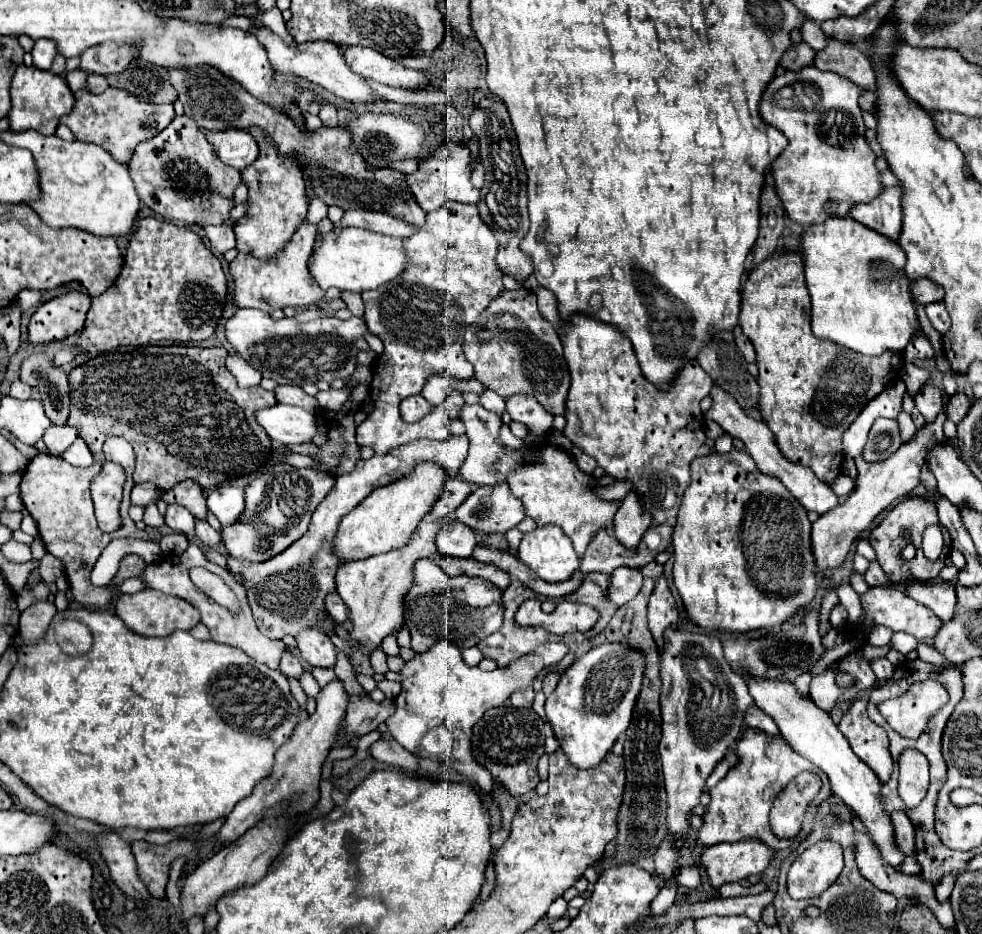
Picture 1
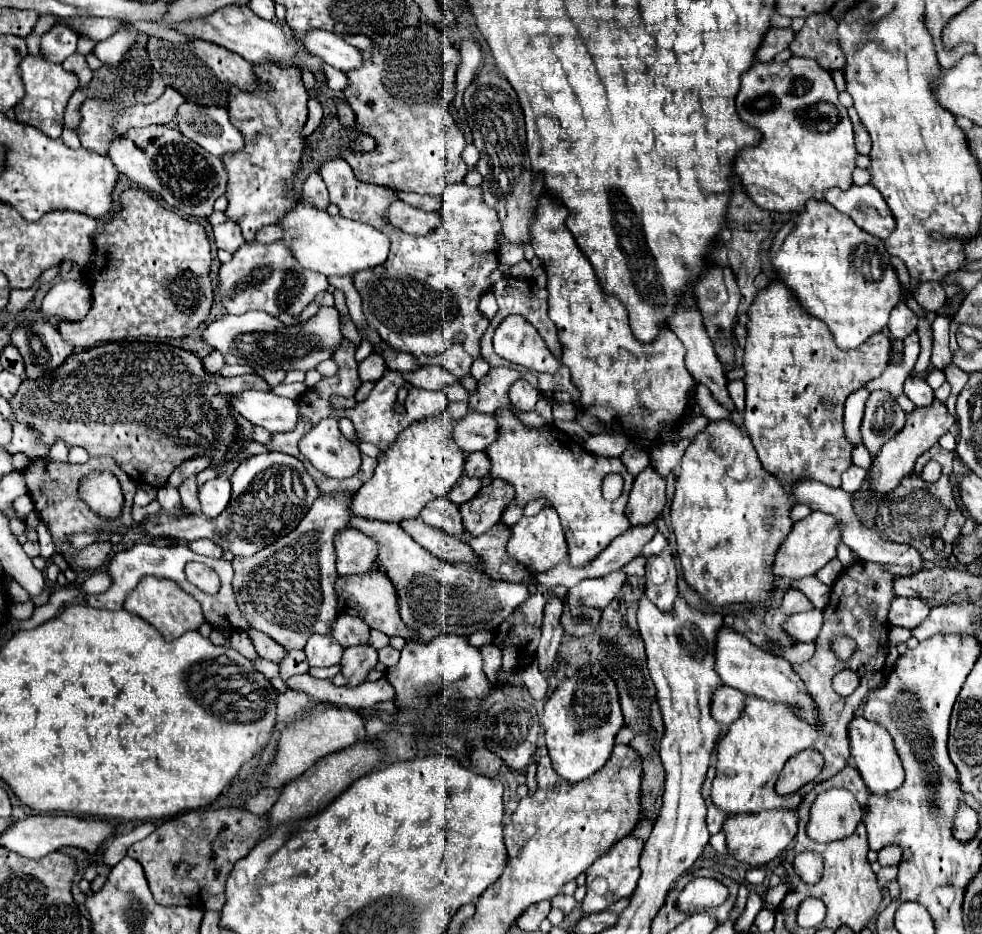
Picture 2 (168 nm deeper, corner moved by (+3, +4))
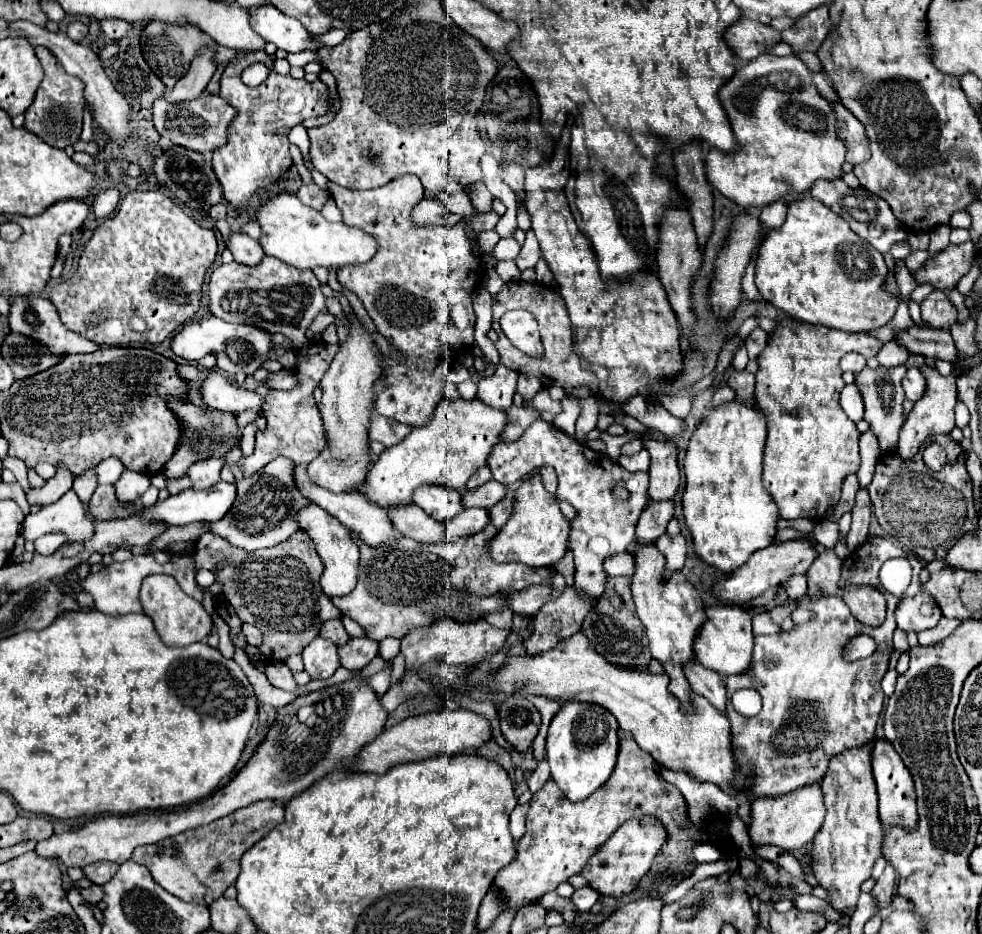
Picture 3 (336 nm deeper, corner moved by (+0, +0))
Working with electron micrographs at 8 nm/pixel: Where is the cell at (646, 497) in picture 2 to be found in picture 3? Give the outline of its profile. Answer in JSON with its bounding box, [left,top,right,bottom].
[644,440,680,500]

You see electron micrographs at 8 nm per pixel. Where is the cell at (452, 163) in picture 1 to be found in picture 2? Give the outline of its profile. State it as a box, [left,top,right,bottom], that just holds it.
[339,24,467,196]

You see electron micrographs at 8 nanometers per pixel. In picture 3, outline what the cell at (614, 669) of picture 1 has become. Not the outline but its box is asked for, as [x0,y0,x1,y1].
[546,702,618,802]

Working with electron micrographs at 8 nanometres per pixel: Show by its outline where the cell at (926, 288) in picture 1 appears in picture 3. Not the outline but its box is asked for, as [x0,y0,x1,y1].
[922,292,958,328]

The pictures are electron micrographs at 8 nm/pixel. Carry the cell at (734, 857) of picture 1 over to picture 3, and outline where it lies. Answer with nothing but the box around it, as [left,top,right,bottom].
[748,784,824,850]

